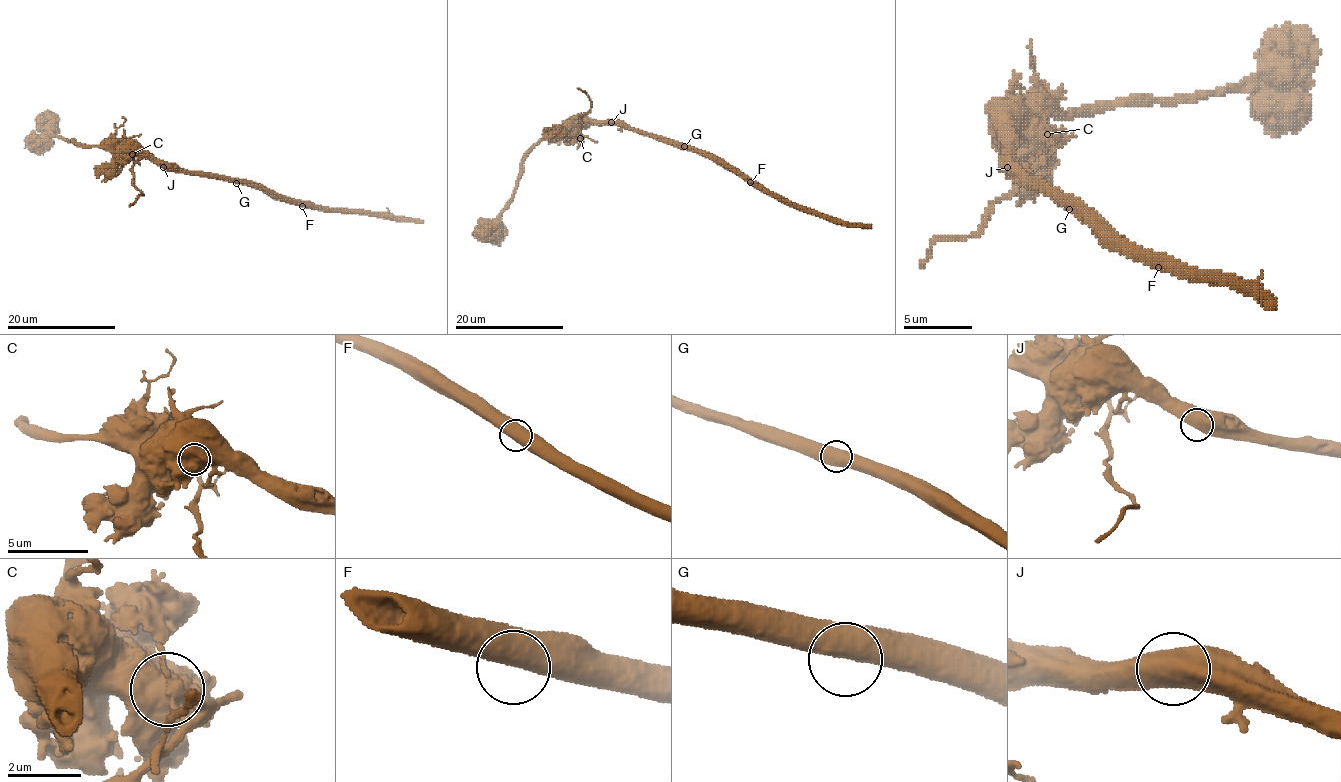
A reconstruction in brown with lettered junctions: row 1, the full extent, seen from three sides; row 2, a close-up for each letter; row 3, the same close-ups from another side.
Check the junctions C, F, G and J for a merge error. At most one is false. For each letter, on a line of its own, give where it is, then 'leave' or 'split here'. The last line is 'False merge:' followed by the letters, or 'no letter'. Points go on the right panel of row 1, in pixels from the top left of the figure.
C: at (1047, 134); split here
F: at (1158, 267); leave
G: at (1069, 209); leave
J: at (1007, 167); leave
False merge: C

